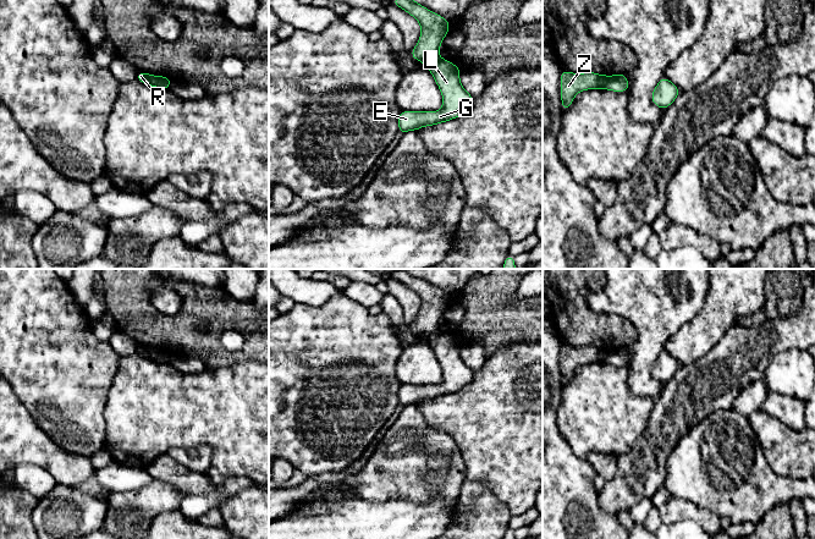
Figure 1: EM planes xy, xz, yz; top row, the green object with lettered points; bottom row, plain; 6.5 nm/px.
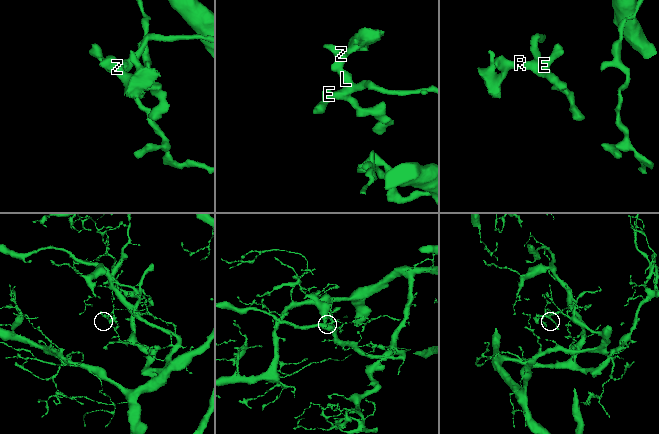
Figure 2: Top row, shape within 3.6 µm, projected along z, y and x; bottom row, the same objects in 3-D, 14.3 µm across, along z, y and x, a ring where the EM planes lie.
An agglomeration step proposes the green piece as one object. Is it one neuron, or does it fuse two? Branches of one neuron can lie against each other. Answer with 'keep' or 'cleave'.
cleave

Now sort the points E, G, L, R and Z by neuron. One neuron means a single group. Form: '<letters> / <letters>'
E G L / R Z

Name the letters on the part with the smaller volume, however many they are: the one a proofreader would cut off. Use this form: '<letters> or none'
R, Z

